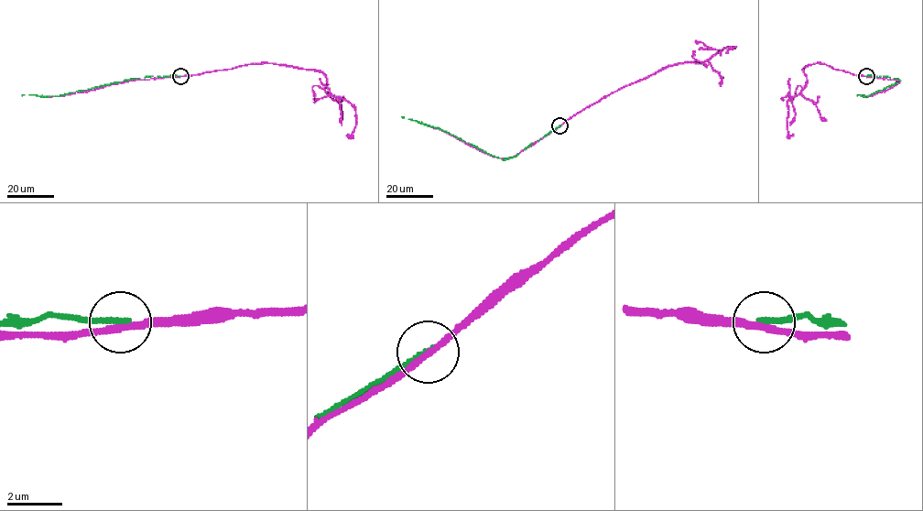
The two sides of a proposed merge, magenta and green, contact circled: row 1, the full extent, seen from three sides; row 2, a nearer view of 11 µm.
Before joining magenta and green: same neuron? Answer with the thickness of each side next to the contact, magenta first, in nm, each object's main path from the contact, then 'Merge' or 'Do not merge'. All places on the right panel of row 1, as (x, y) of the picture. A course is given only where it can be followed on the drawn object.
Thickness 240 nm (magenta) against 200 nm. Course of magenta: (866, 76), (823, 63), (807, 66), (803, 69), (806, 86), (787, 102), (787, 128), (789, 136), (794, 134). Course of green: (866, 75), (888, 76), (899, 81), (869, 95), (857, 95). Do not merge

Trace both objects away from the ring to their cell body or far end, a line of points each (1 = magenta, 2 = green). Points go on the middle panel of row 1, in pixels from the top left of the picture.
1: (559, 125), (602, 97), (668, 66), (683, 62), (706, 66), (706, 60), (718, 52), (735, 46), (726, 53)
2: (559, 125), (519, 154), (503, 158), (439, 129), (401, 116)

